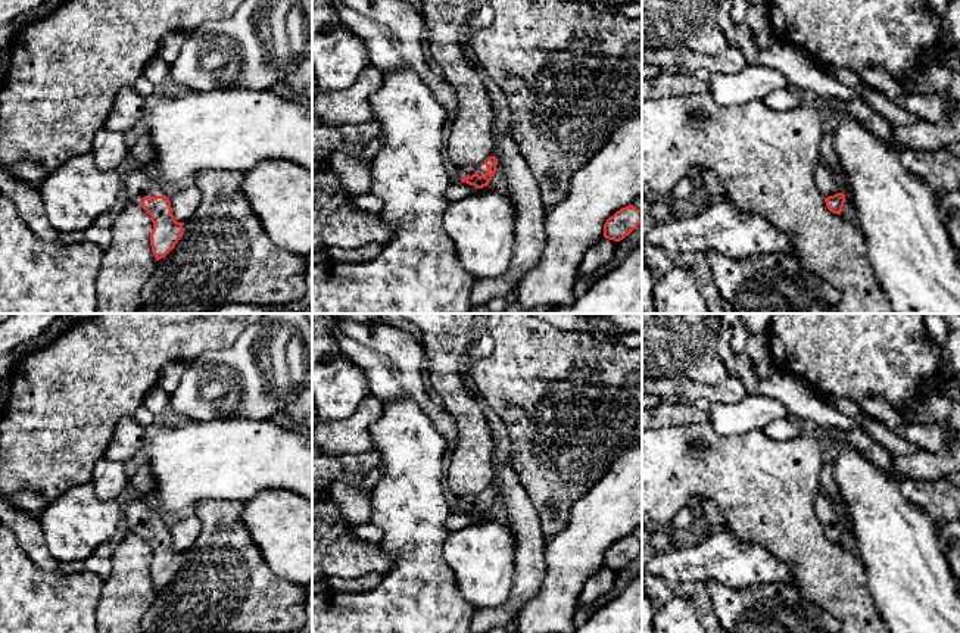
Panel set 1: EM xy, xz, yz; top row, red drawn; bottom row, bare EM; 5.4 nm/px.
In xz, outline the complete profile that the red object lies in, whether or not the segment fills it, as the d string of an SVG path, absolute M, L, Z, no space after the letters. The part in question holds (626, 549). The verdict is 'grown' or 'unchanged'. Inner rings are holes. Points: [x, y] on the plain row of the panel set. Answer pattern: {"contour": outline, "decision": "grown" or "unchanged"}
{"contour": "M633 534L621 537L604 554L604 567L620 571L629 565L642 552L642 540Z", "decision": "unchanged"}

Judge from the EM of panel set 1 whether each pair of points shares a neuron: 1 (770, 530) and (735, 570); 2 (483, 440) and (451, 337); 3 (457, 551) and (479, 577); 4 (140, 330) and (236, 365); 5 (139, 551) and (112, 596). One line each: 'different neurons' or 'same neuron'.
1: different neurons
2: same neuron
3: same neuron
4: different neurons
5: same neuron

